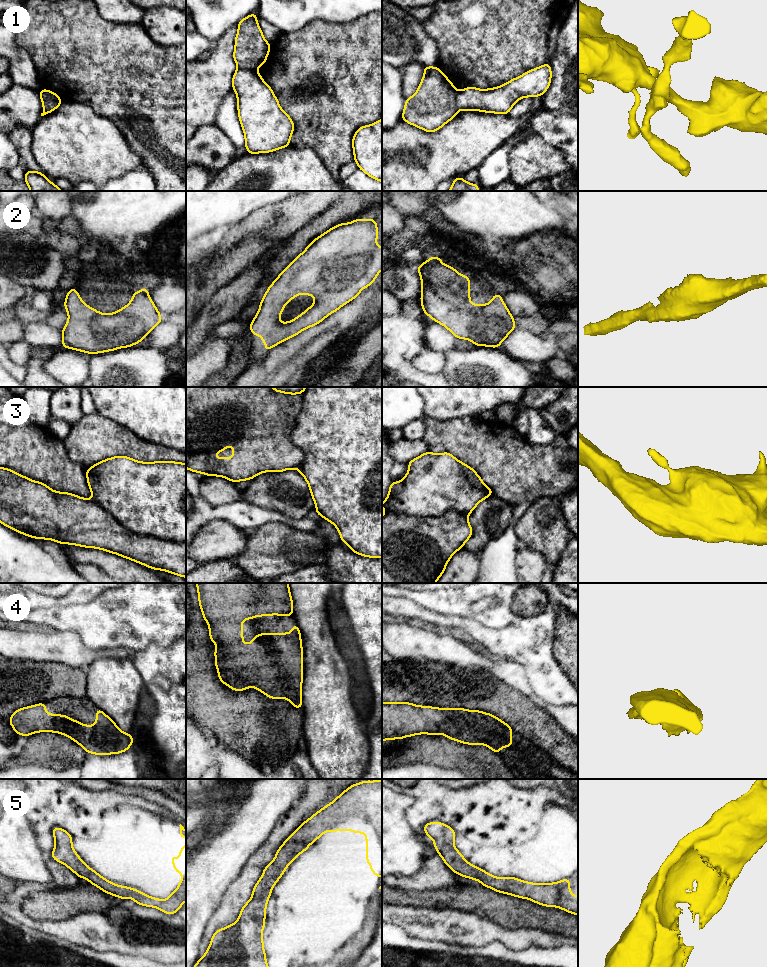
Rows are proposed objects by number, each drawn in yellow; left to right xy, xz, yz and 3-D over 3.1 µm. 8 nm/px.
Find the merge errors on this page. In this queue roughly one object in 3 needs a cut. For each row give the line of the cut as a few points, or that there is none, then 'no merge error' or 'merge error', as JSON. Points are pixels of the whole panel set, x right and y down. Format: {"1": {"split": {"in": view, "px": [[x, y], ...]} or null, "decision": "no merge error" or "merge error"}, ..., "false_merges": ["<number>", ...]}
{"1": {"split": null, "decision": "no merge error"}, "2": {"split": null, "decision": "no merge error"}, "3": {"split": {"in": "xy", "px": [[92, 499], [133, 532], [185, 542]]}, "decision": "merge error"}, "4": {"split": null, "decision": "no merge error"}, "5": {"split": null, "decision": "no merge error"}, "false_merges": ["3"]}

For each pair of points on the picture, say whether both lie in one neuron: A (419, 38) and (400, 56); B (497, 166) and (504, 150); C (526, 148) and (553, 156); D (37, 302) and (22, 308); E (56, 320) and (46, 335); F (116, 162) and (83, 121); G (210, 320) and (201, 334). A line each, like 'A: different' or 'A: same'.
A: same
B: same
C: same
D: same
E: different
F: same
G: same

